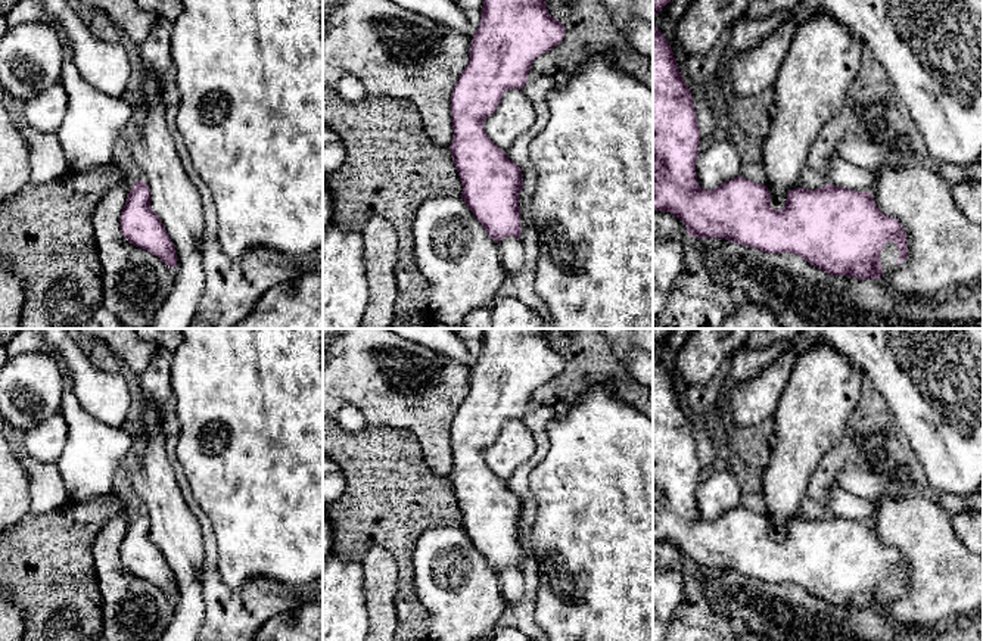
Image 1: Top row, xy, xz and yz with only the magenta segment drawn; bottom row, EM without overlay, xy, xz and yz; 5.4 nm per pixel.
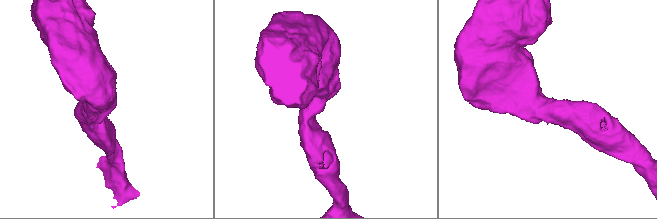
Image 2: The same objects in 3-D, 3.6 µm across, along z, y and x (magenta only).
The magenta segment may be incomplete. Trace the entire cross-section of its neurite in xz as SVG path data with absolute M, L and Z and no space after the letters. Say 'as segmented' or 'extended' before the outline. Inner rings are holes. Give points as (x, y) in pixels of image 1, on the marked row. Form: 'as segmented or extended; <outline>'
as segmented; M483 0L469 63L451 94L454 134L449 147L463 184L461 199L495 243L504 237L520 239L523 178L522 169L488 137L483 122L507 90L525 87L534 60L560 44L564 34L564 25L548 13L545 0Z

